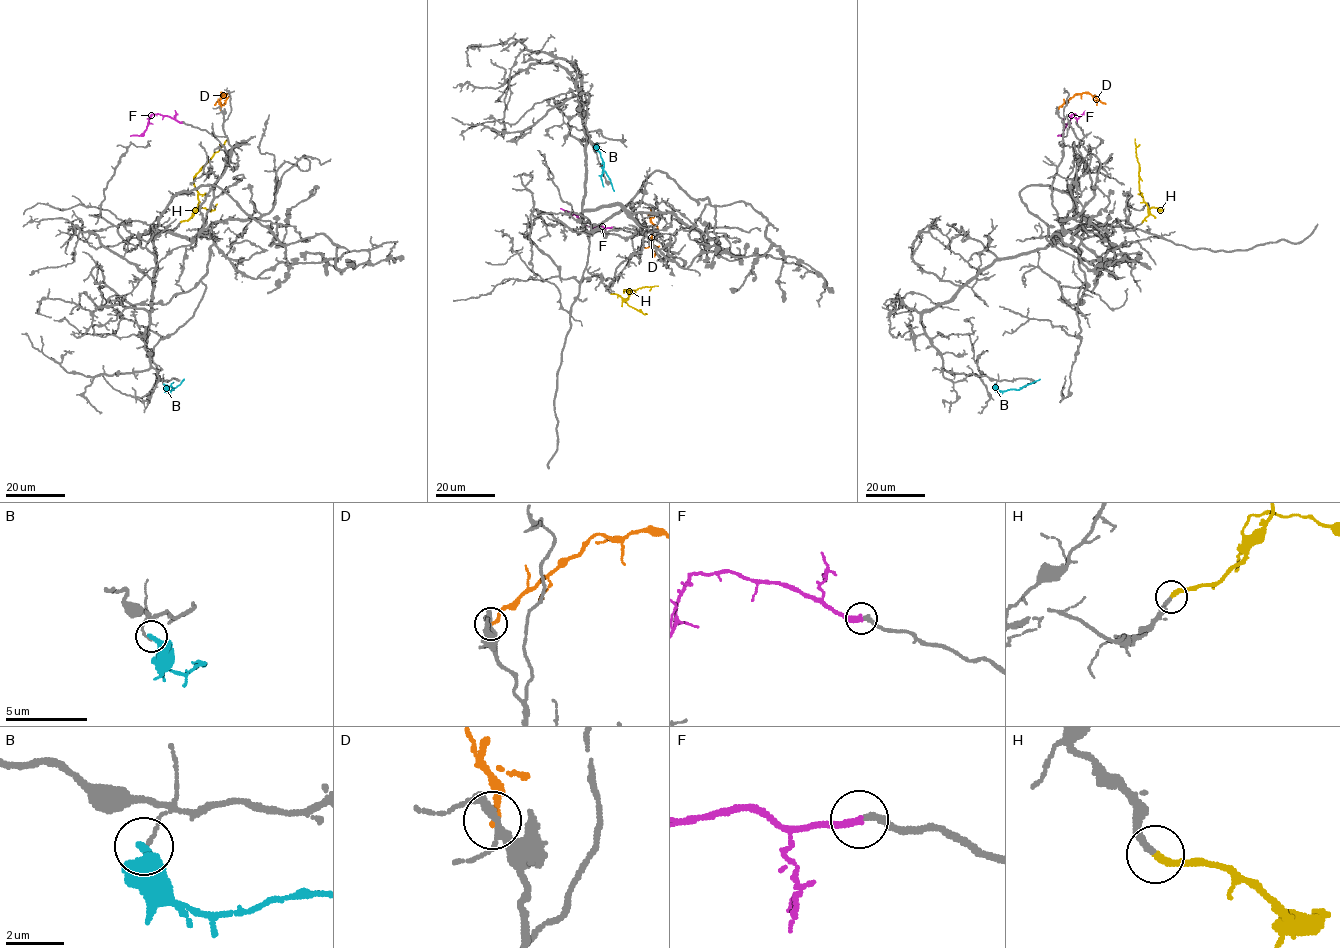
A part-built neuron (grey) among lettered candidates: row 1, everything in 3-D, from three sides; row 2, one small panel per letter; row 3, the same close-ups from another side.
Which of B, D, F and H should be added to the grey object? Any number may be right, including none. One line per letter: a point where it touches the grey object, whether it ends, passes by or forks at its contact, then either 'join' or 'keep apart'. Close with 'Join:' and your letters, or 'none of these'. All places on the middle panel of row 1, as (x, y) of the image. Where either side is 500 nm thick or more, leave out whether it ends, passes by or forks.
B: (594, 146) | it ends | keep apart
D: (650, 208) | it ends | keep apart
F: (612, 227) | it ends | join
H: (610, 293) | it ends | join
Join: F, H

